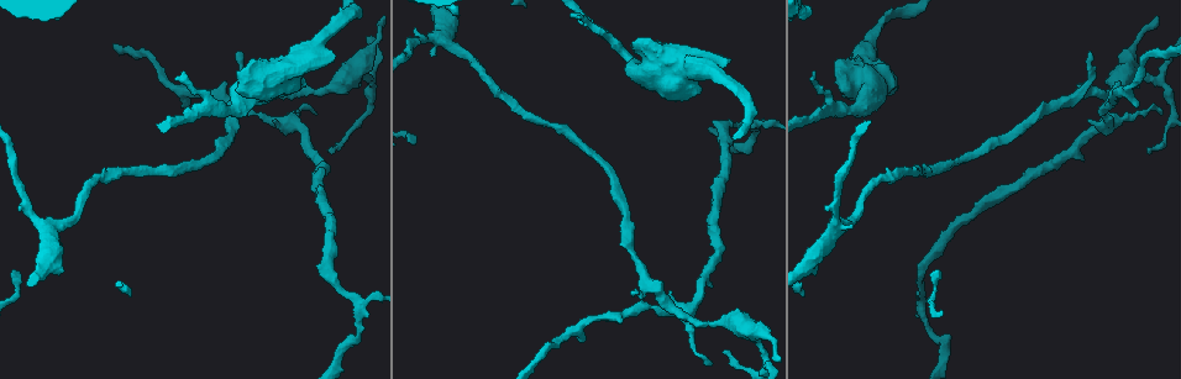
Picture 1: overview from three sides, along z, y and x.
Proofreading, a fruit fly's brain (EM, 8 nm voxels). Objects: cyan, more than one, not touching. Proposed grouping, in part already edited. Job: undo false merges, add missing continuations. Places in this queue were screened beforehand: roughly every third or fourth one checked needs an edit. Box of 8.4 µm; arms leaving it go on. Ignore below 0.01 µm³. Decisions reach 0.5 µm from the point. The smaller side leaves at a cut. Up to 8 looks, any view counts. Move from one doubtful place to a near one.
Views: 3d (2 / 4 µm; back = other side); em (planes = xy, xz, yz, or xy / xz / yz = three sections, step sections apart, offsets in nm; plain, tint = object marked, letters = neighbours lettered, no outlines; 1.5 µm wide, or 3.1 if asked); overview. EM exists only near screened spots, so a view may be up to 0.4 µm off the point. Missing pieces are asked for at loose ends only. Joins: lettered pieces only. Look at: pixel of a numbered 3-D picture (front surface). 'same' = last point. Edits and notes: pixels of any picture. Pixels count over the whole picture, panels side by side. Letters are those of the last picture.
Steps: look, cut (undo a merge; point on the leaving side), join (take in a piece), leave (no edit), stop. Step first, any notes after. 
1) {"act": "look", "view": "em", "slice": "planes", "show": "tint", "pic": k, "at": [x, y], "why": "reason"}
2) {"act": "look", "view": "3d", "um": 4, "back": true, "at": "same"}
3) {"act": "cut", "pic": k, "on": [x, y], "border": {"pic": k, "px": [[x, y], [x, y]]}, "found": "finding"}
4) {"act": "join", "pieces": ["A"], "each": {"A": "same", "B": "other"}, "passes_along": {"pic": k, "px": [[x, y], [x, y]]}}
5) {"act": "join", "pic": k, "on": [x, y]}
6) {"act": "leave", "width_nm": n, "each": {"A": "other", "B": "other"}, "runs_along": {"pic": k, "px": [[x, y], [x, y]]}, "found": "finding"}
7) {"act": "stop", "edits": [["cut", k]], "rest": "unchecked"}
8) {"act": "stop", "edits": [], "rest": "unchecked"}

{"act": "look", "view": "em", "slice": "xz", "step": 4, "show": "letters", "pic": 1, "at": [356, 305]}

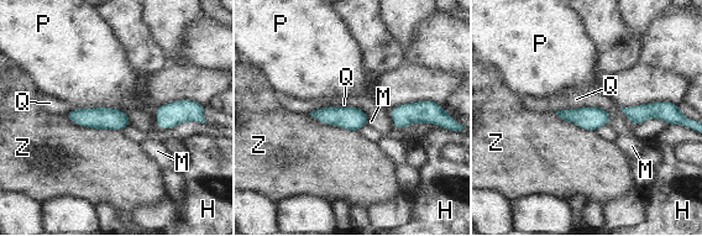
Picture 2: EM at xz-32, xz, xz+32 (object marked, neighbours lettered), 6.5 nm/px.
{"act": "leave", "width_nm": 150, "each": {"H": "other", "M": "other", "P": "other", "Q": "other", "Z": "other"}, "border": {"pic": 2, "px": [[64, 115], [84, 126], [120, 131]]}, "found": "all the same cell"}

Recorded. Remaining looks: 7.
{"act": "look", "view": "em", "slice": "xy", "step": 4, "show": "tint", "pic": 1, "at": [656, 288]}

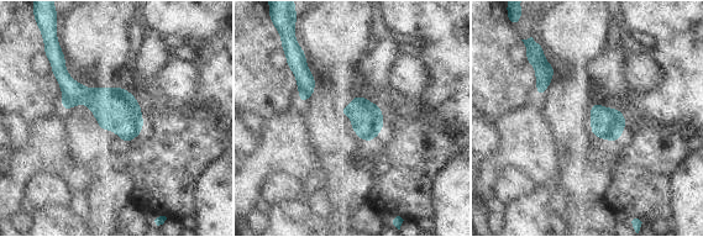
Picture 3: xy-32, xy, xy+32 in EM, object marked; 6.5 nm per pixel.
{"act": "look", "view": "em", "slice": "xy", "step": 4, "show": "letters", "at": "same", "why": "see the neighbours"}

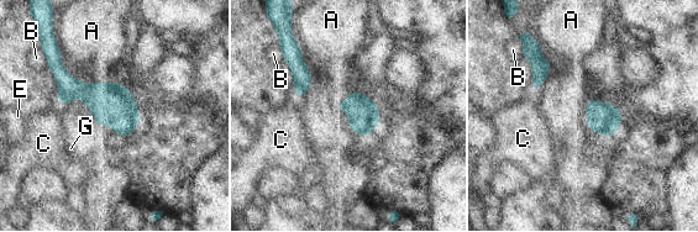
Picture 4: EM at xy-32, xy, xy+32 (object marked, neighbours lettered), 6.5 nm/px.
{"act": "leave", "each": {"A": "other", "B": "other", "C": "other", "E": "other", "G": "other"}, "found": "all the same cell"}

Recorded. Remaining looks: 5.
{"act": "look", "view": "3d", "um": 2, "back": true, "pic": 1, "at": [1149, 151], "why": "tapers out"}

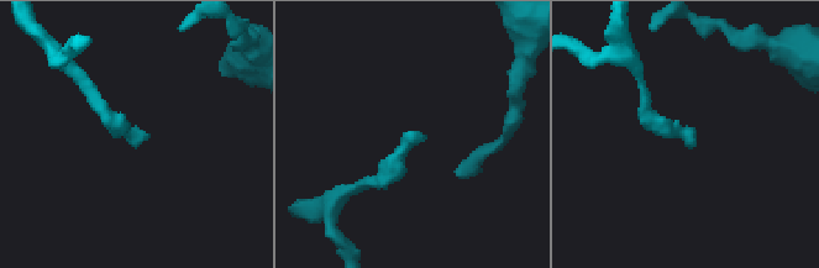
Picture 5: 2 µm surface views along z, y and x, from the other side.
{"act": "look", "view": "em", "slice": "planes", "show": "plain", "pic": 5, "at": [692, 140], "why": "now the EM"}

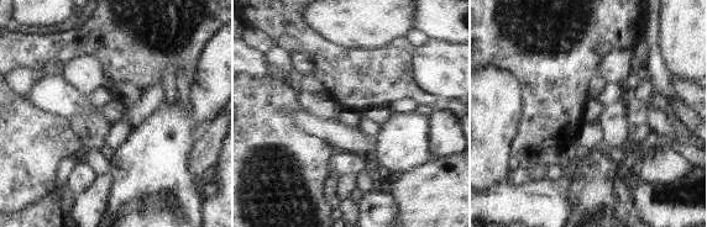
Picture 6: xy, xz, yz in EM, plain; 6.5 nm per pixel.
{"act": "look", "view": "em", "slice": "planes", "show": "letters", "at": "same", "why": "what lies round it"}

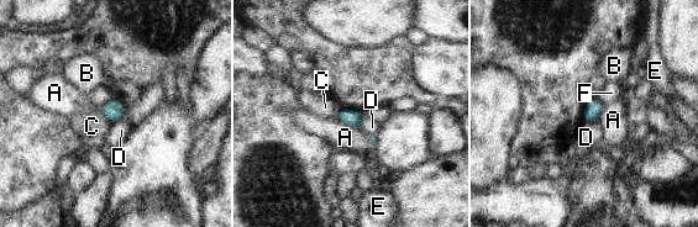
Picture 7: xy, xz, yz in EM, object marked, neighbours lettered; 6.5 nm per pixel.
{"act": "leave", "width_nm": 100, "each": {"A": "other", "B": "other", "C": "other", "D": "other", "E": "other", "F": "other"}, "border": {"pic": 7, "px": [[98, 109], [113, 123]]}, "found": "no lettered piece goes on from it"}

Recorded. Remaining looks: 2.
{"act": "look", "view": "3d", "um": 2, "pic": 1, "at": [371, 81], "why": "small branch off a trunk"}

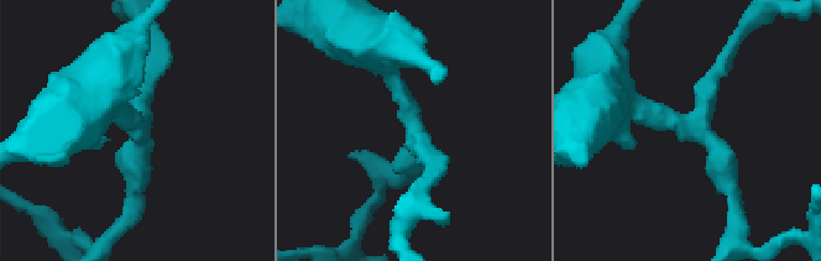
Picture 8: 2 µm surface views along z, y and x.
{"act": "look", "view": "em", "slice": "xy", "step": 4, "show": "letters", "pic": 8, "at": [691, 122]}

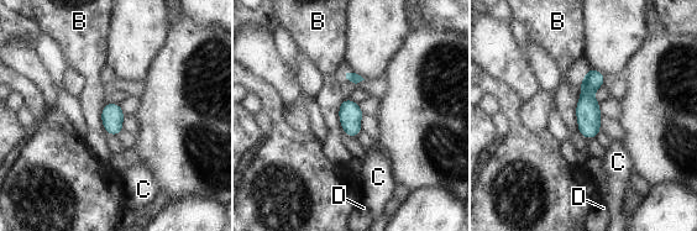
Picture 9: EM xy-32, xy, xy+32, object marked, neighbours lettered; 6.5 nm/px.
{"act": "leave", "longest_contact_nm": ["B", 30], "each": {"B": "other", "C": "other", "D": "other"}, "runs_along": {"pic": 9, "px": [[592, 72], [587, 135]]}, "found": "all the same cell"}

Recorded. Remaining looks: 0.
{"act": "stop", "edits": [], "rest": "unchecked"}

